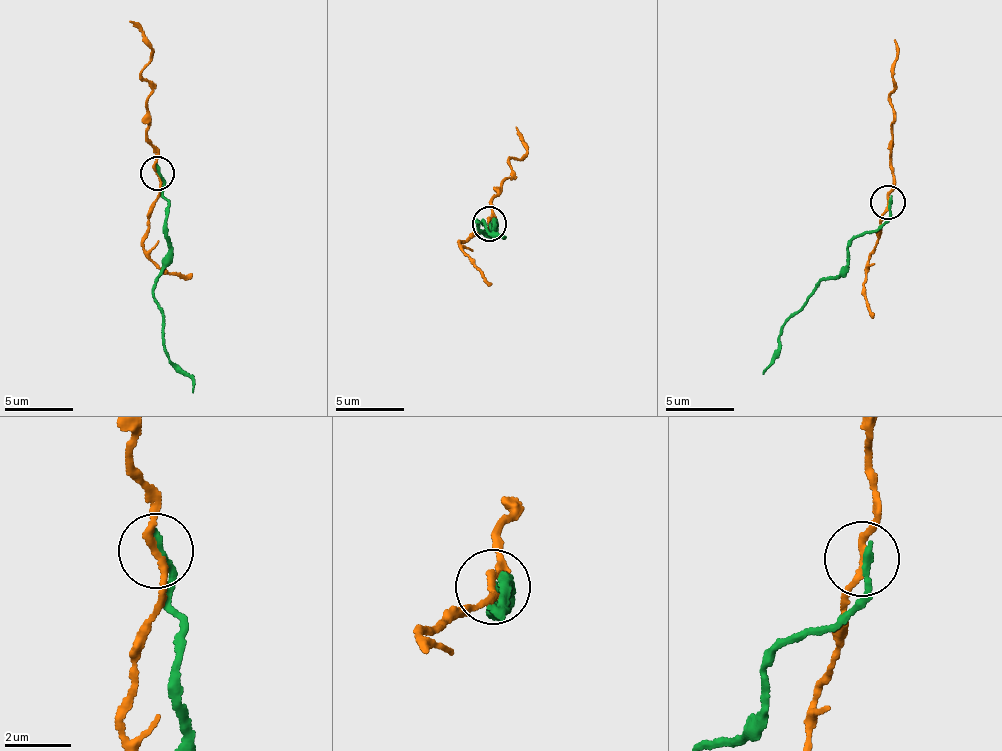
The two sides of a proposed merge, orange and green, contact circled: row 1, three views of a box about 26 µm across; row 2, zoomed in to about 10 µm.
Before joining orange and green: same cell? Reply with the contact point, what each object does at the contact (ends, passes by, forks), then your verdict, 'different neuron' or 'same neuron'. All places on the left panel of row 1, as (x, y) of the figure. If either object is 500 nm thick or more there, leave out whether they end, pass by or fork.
at (157, 173); orange passes by; green ends there; different neuron

